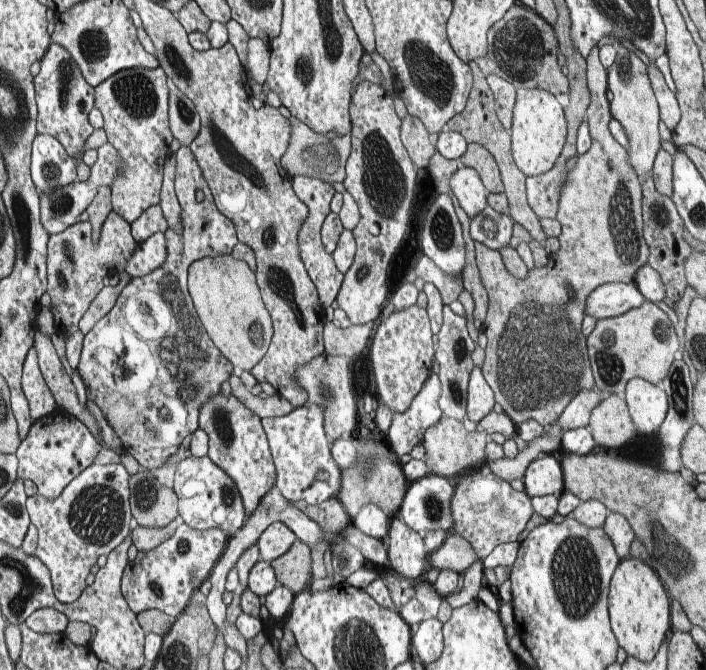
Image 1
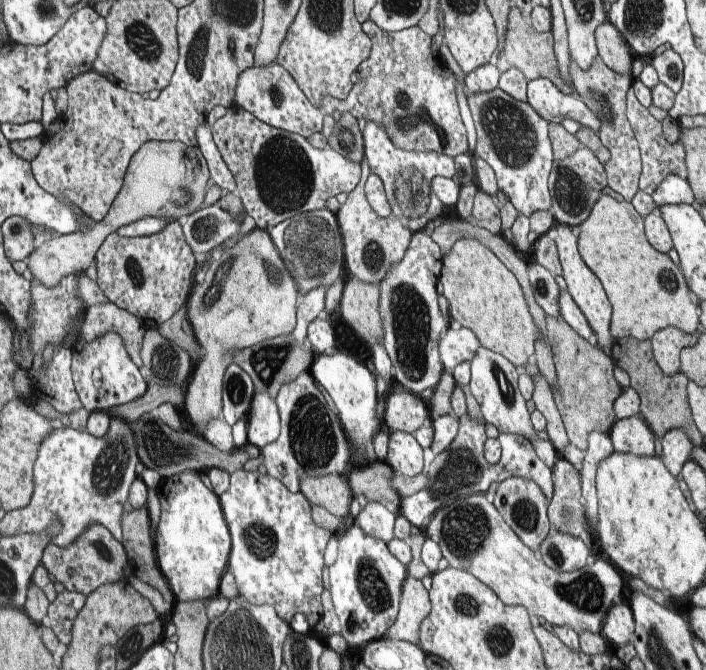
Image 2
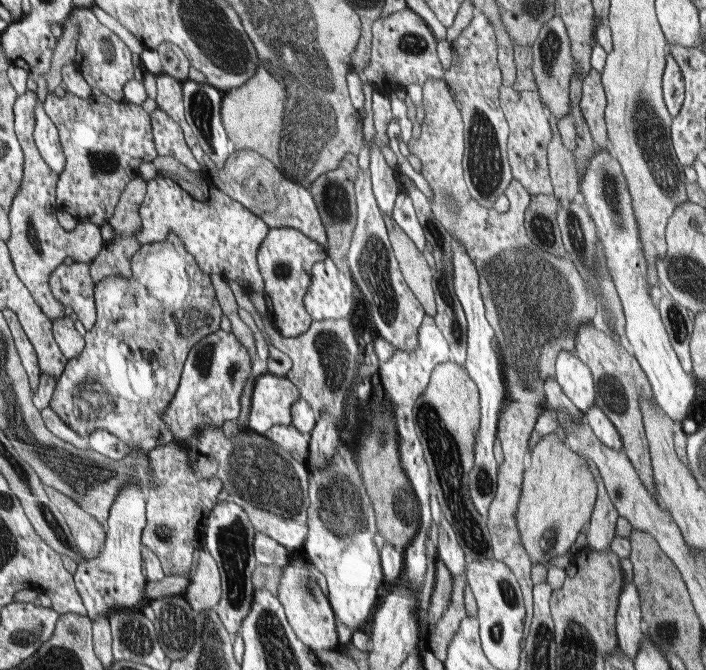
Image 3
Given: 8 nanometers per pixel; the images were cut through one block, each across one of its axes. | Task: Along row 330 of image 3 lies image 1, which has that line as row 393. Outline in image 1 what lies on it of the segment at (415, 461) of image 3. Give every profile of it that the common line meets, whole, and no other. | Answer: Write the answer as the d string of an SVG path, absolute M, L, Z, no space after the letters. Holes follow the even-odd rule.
M434 373L428 376L421 392L406 412L394 413L386 432L394 454L402 457L410 454L415 446L423 444L426 430L433 429L441 421L444 412L440 408L441 380Z

